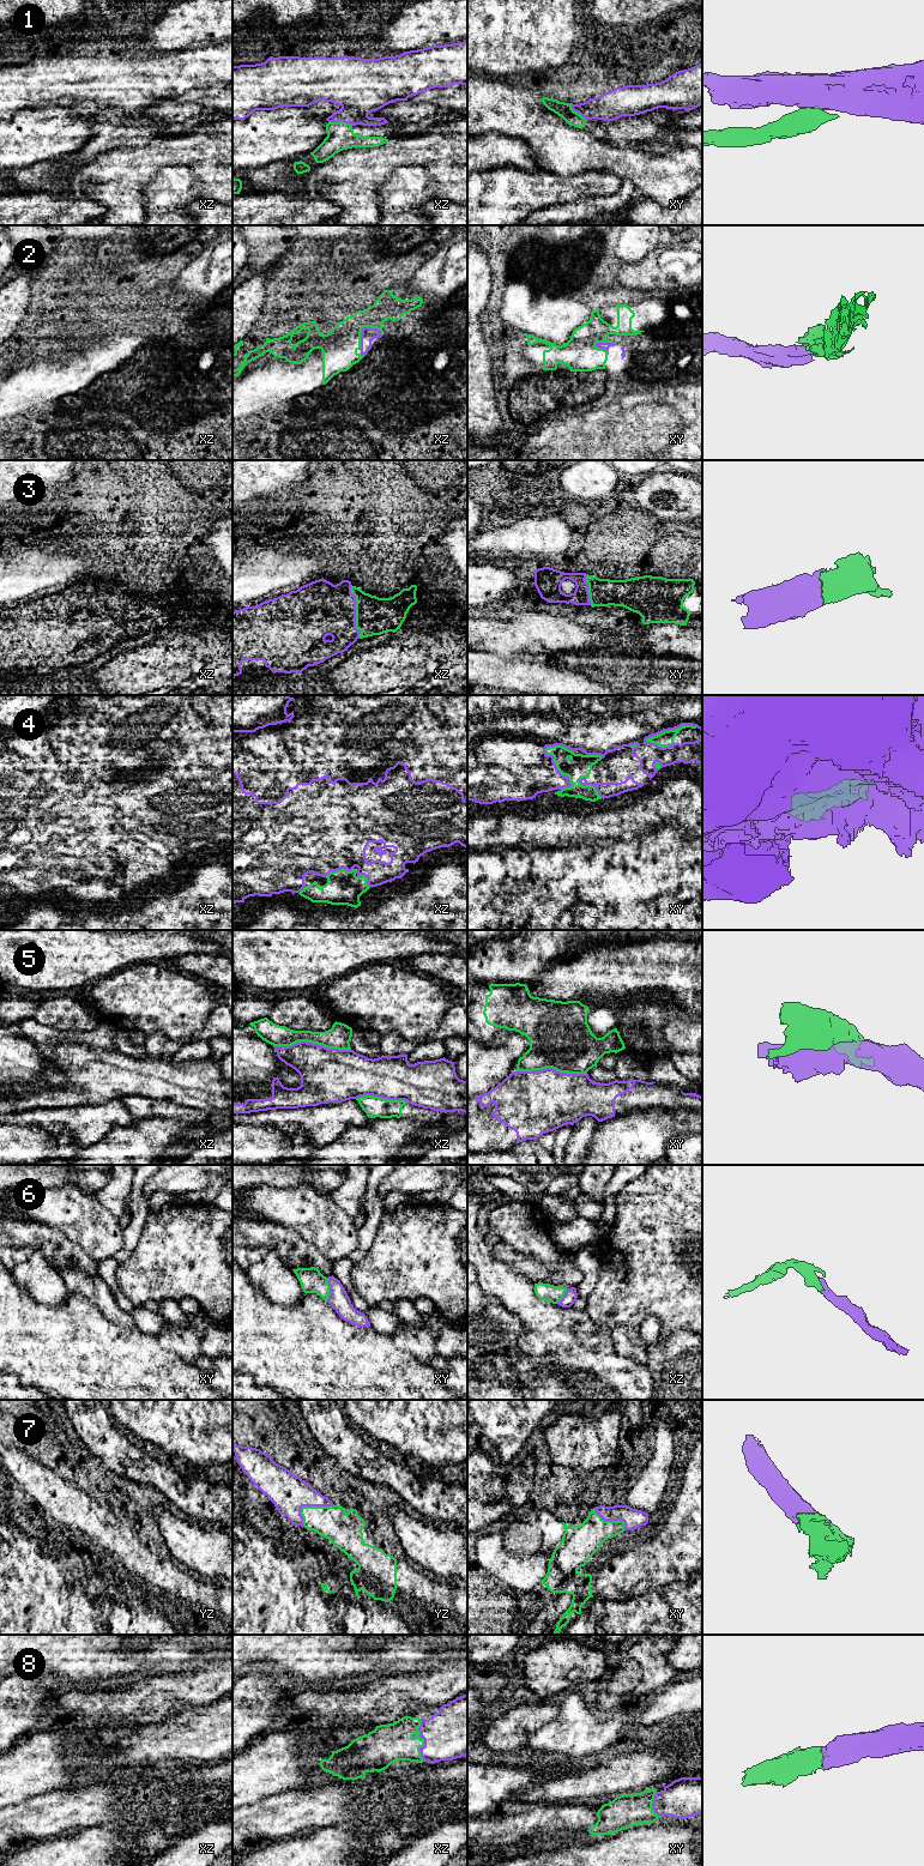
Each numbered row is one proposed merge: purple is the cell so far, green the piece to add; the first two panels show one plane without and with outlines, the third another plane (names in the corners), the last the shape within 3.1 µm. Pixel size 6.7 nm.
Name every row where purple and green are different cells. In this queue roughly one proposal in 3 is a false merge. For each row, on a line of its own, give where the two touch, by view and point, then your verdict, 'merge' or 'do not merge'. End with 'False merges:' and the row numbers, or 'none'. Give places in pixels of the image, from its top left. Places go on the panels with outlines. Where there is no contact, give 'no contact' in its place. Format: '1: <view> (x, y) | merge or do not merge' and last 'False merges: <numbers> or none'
1: xz (340, 120) | do not merge
2: xz (362, 330) | merge
3: xz (355, 611) | merge
4: xy (557, 771) | do not merge
5: xz (312, 1043) | do not merge
6: xy (330, 1290) | merge
7: yz (308, 1505) | merge
8: xz (423, 1738) | merge
False merges: 1, 4, 5

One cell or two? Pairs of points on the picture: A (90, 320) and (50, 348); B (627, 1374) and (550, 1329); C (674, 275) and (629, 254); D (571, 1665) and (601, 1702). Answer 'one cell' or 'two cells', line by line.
A: two cells
B: one cell
C: two cells
D: two cells

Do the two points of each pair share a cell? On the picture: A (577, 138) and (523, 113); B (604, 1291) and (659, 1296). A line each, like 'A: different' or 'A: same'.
A: same
B: same

